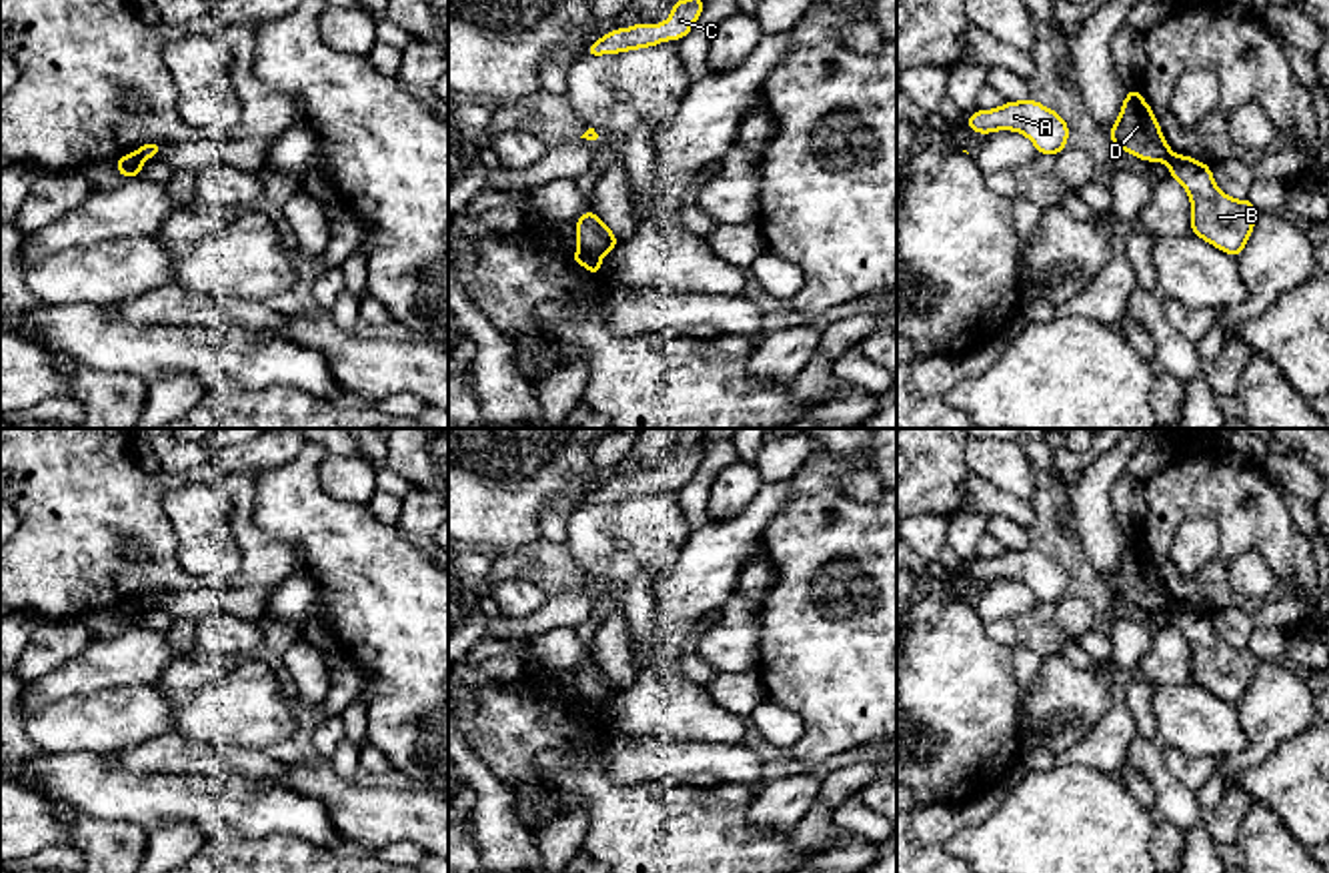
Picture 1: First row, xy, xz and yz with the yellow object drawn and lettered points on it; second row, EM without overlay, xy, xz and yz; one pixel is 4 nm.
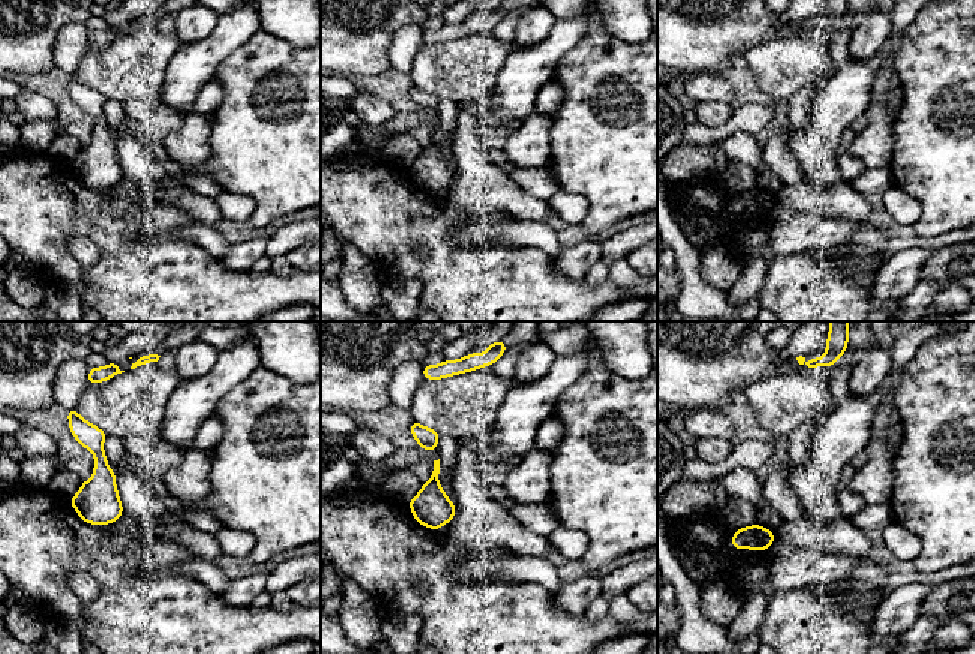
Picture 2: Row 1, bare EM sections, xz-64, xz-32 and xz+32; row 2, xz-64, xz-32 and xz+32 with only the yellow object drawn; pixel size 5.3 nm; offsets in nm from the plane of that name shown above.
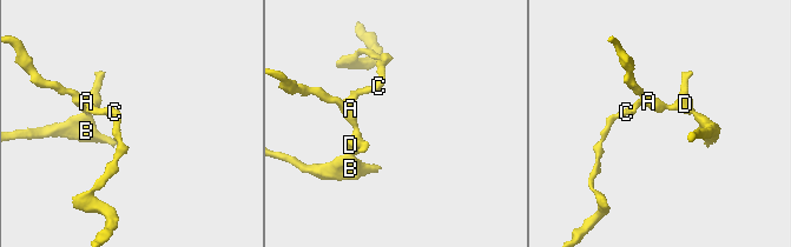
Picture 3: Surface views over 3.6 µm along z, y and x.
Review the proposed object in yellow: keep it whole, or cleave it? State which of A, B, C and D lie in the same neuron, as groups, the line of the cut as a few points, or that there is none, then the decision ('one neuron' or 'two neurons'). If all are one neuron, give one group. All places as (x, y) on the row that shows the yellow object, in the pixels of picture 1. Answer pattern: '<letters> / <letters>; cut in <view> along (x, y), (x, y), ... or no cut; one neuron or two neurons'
A C D / B; cut in xz along (579, 251), (599, 261); two neurons

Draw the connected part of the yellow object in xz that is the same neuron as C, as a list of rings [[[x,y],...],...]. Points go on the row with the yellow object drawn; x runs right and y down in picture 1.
[[[677,0],[667,22],[644,24],[636,22],[632,28],[616,28],[586,48],[586,56],[618,54],[626,50],[656,46],[664,40],[681,40],[701,18],[703,0]]]

